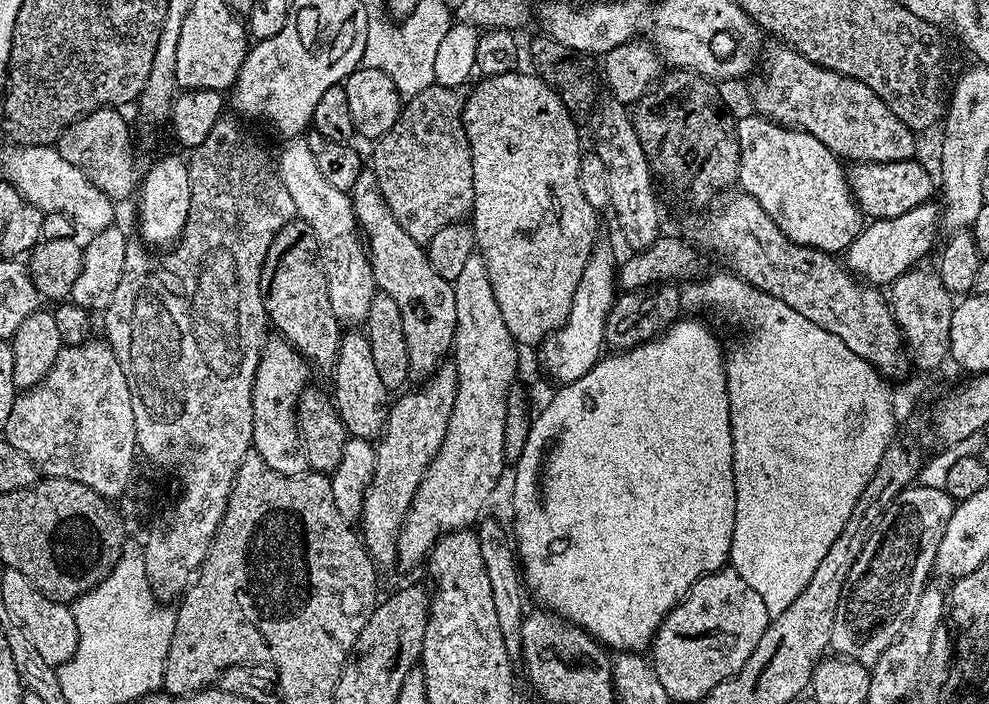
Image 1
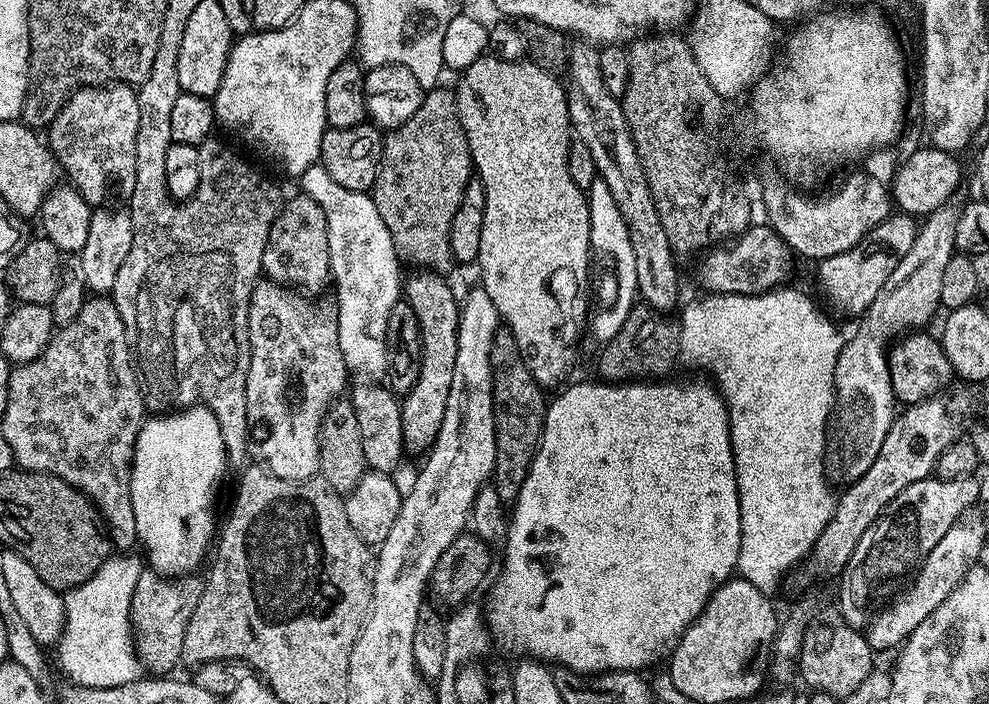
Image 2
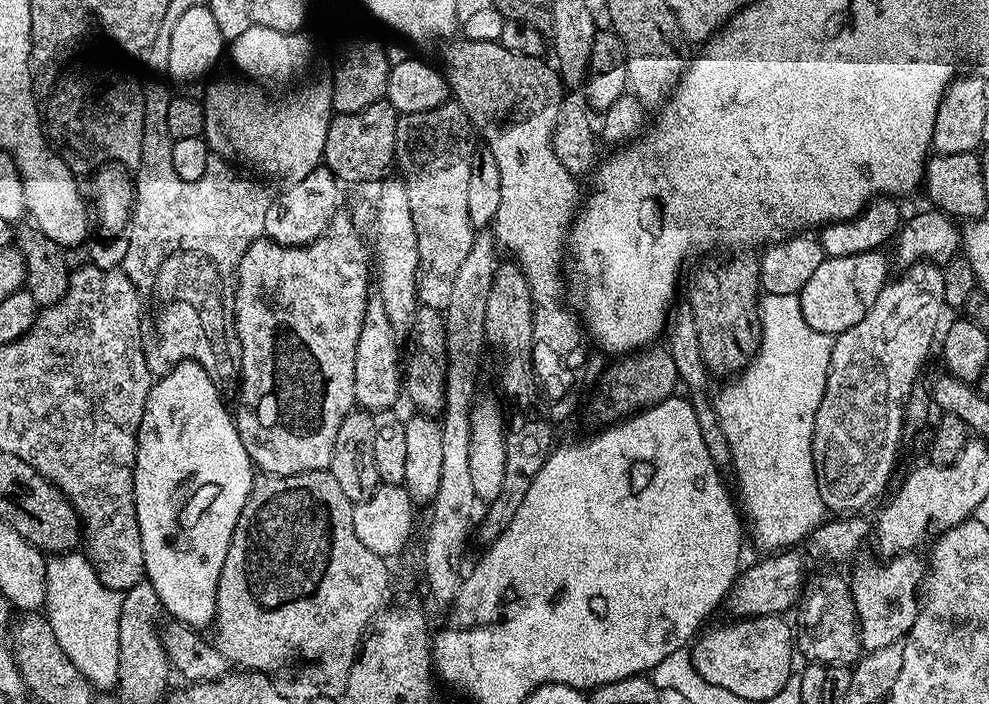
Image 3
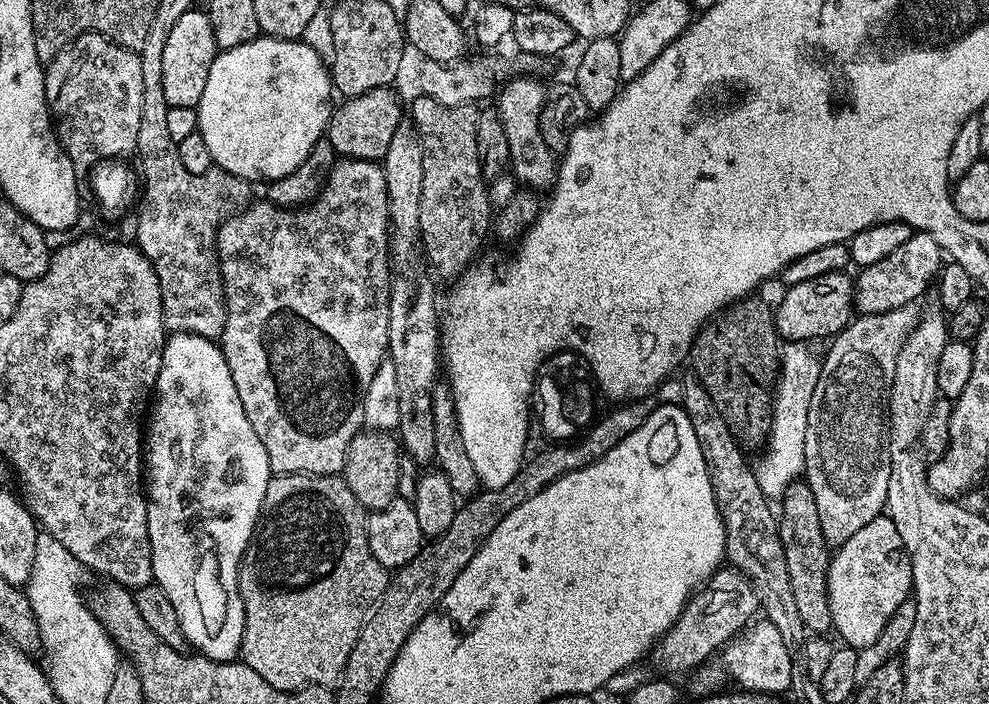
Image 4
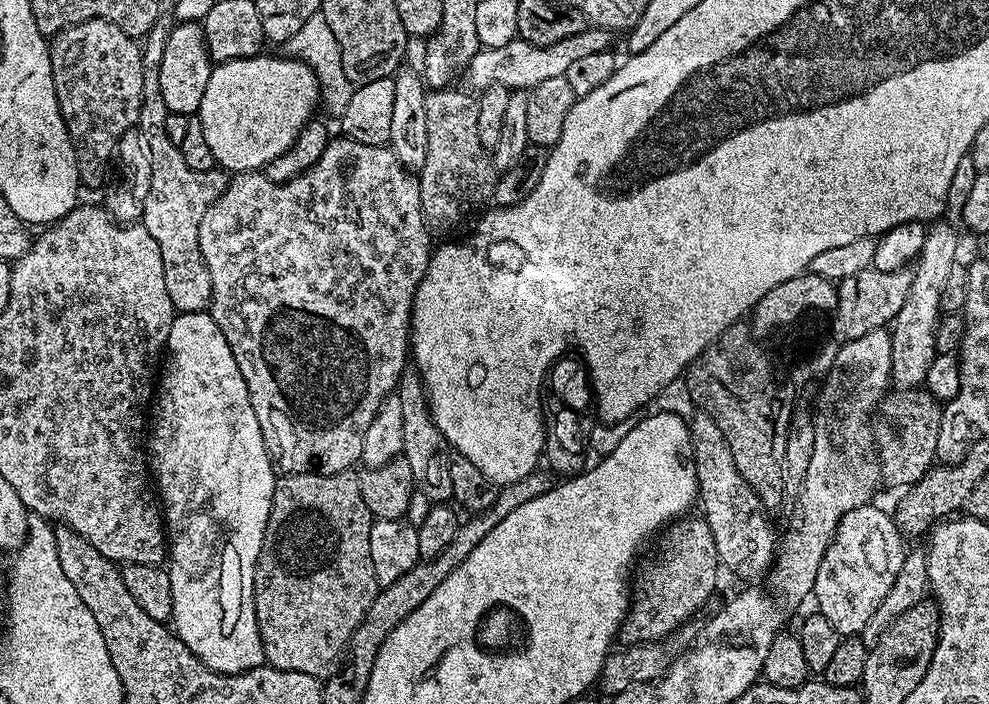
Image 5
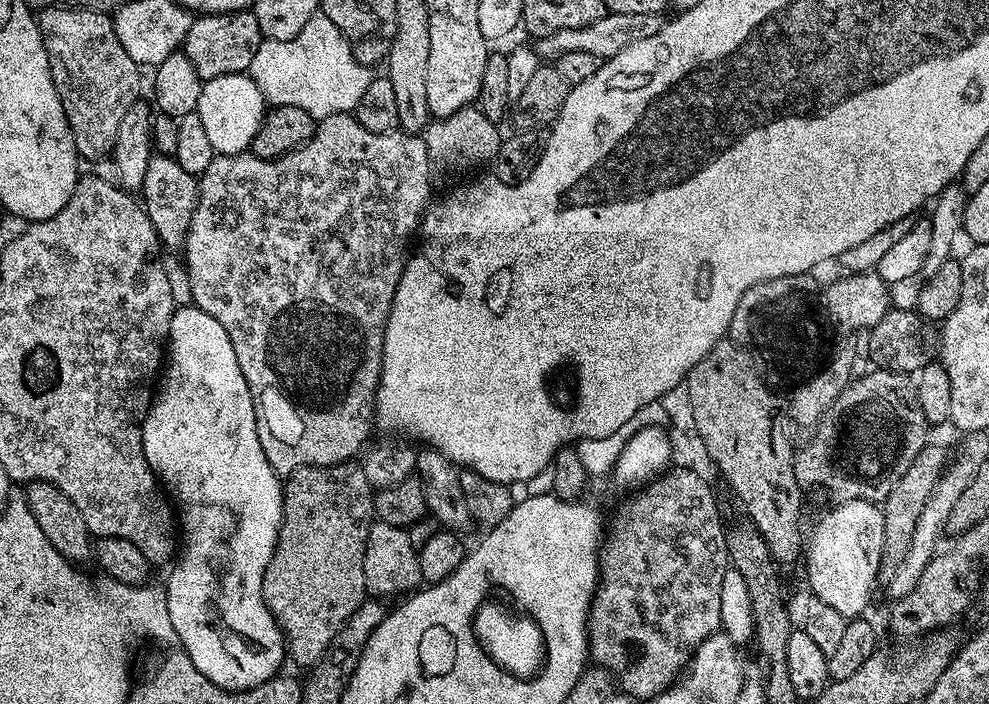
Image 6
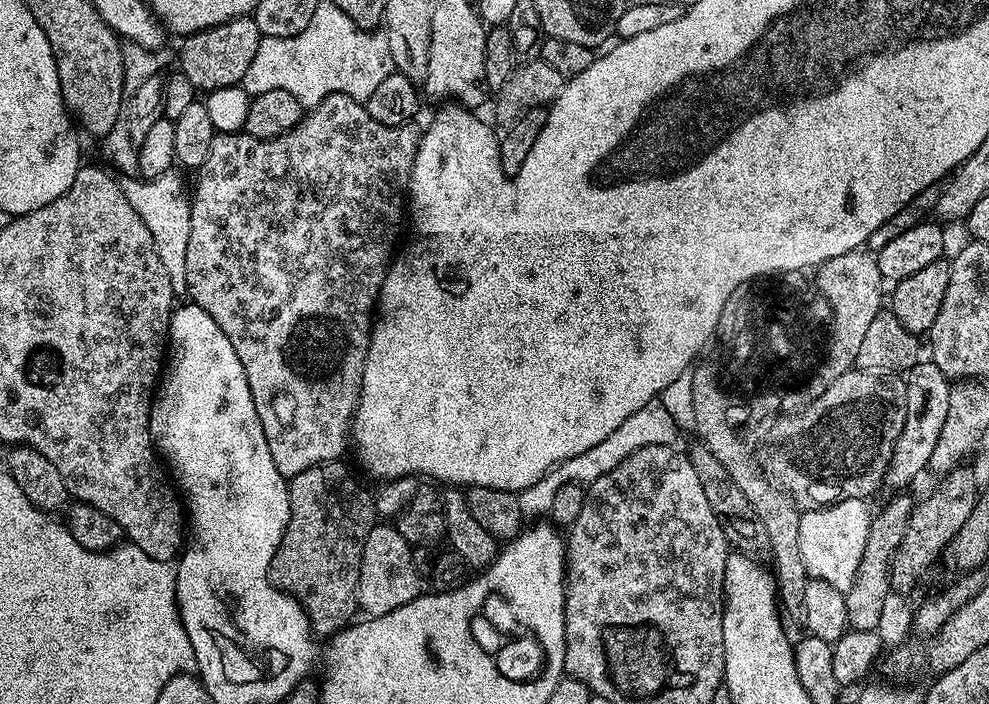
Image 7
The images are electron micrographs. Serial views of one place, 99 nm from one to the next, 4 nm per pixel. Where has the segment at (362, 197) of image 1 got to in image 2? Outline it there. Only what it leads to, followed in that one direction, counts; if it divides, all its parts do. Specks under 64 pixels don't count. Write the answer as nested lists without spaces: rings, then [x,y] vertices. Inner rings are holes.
[[[432,270],[417,271],[417,276],[407,277],[402,292],[406,297],[408,305],[414,310],[414,314],[420,323],[420,370],[418,382],[410,391],[403,393],[400,413],[402,414],[402,434],[409,453],[427,453],[436,441],[438,430],[442,426],[442,418],[446,414],[446,398],[450,394],[450,378],[454,378],[454,358],[458,358],[458,326],[460,325],[461,301],[456,300],[452,288],[443,280],[443,275]]]

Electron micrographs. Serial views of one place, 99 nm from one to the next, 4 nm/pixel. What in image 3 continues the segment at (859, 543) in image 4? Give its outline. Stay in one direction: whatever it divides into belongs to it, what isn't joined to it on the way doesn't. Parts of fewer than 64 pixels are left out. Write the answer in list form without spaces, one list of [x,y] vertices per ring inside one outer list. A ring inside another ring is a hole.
[[[901,554],[891,557],[884,564],[860,564],[850,575],[850,587],[854,606],[856,607],[856,618],[860,629],[861,649],[873,652],[882,650],[882,646],[901,643],[907,637],[909,630],[914,626],[916,616],[920,613],[920,600],[918,597],[922,592],[922,585],[926,575],[926,564],[916,554]]]

